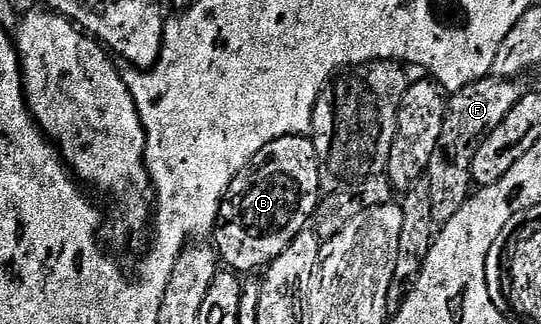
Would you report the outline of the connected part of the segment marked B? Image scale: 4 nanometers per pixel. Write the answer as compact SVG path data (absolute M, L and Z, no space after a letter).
M311 137L271 142L259 161L232 181L220 203L214 245L221 263L240 276L271 266L313 221L321 197L320 161Z

